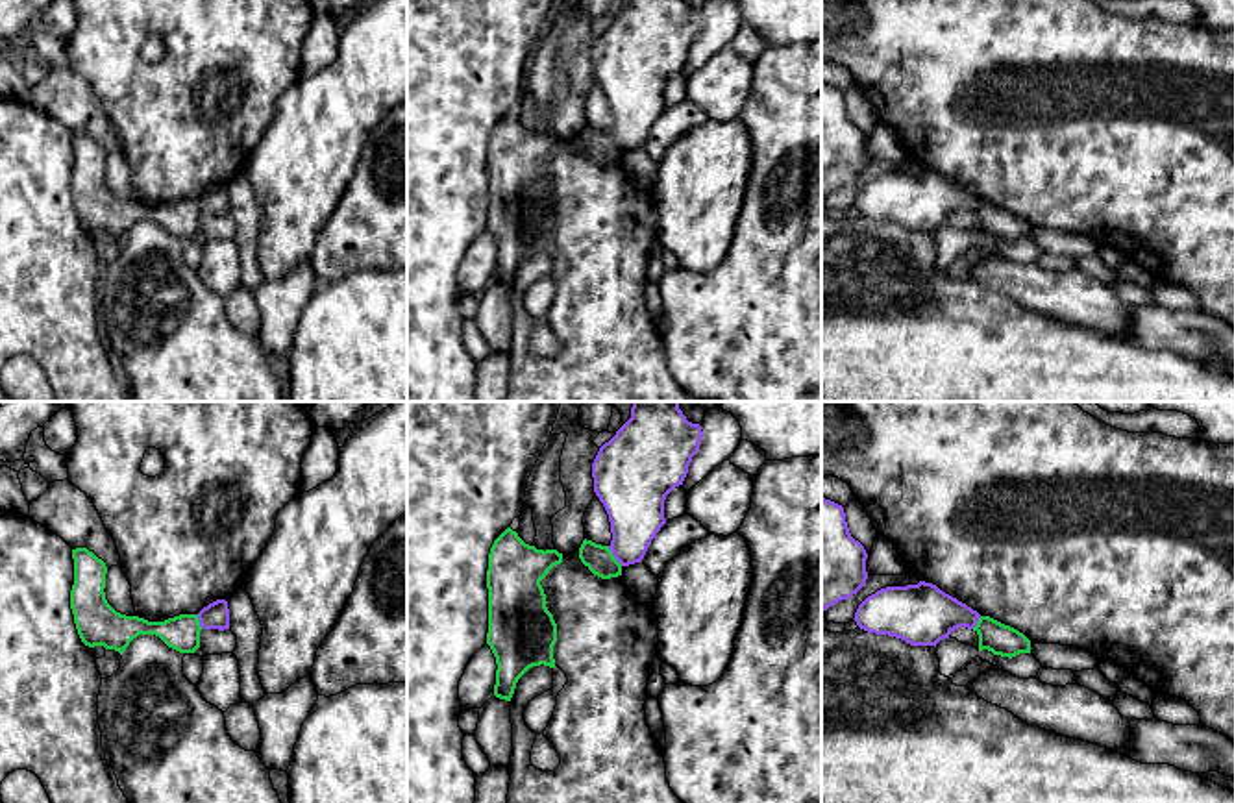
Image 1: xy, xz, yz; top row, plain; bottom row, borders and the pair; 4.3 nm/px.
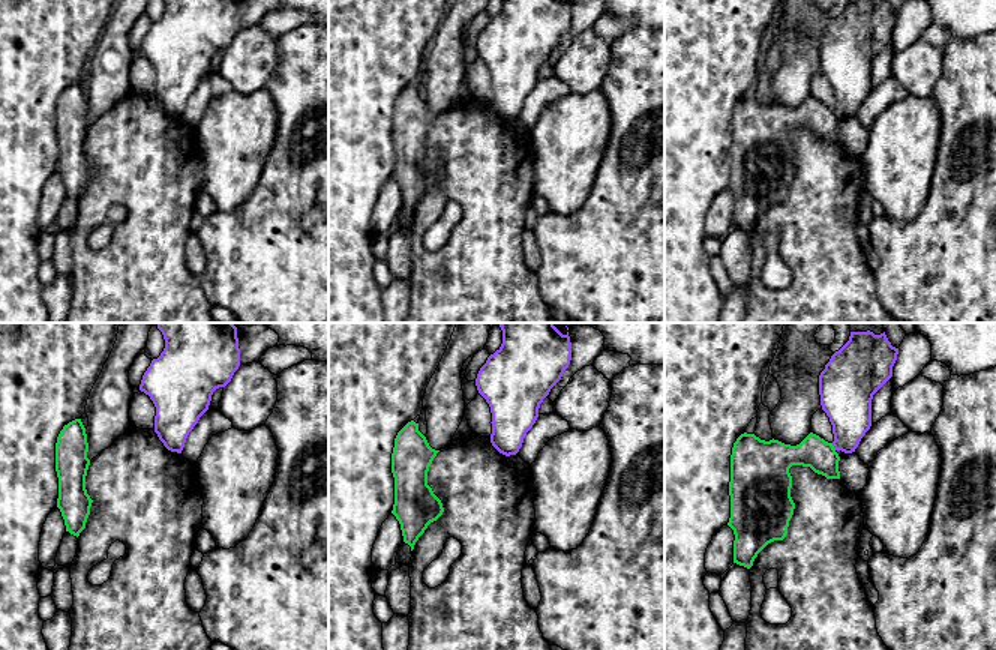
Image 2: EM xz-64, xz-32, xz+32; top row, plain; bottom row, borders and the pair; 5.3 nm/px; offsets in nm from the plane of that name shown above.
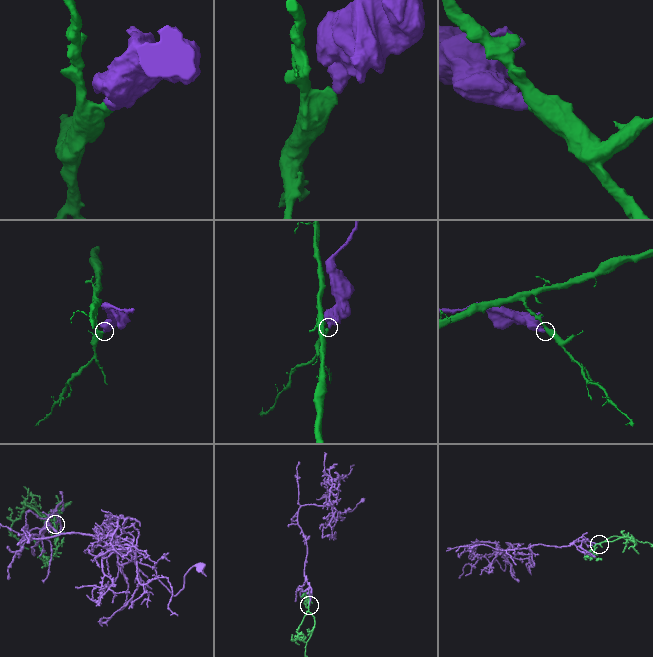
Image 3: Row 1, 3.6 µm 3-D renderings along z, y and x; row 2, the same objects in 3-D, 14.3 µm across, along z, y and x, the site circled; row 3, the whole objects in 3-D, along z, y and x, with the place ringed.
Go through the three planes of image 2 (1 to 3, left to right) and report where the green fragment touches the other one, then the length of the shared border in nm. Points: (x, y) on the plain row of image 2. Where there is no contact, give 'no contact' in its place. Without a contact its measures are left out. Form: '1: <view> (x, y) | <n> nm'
1: no contact
2: no contact
3: xz+32 (833, 108) | 50 nm

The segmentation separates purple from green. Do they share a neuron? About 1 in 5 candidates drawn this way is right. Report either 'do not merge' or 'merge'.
do not merge

